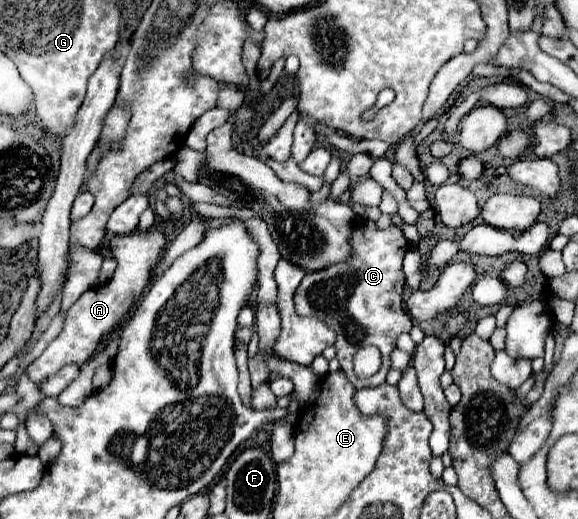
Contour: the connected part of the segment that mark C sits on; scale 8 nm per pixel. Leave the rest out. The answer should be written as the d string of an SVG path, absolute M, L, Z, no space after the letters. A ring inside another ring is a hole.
M357 226L353 232L351 260L327 270L307 274L295 292L295 310L299 316L313 316L327 322L337 332L337 360L349 382L359 388L375 388L385 382L389 372L389 354L395 348L399 334L413 328L411 318L403 312L403 286L405 276L401 270L403 256L409 248L405 236L397 226L387 230L367 230ZM377 346L381 350L381 368L375 376L361 380L353 372L353 356L359 348Z

